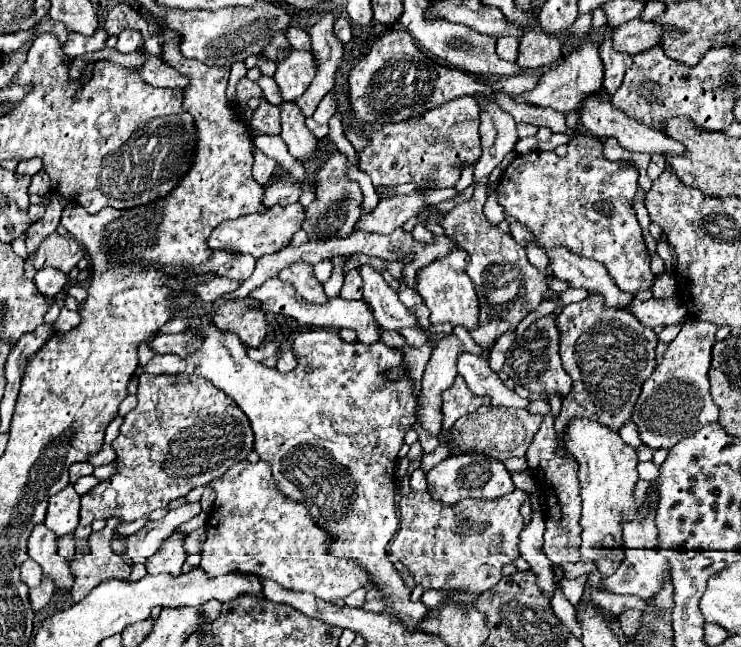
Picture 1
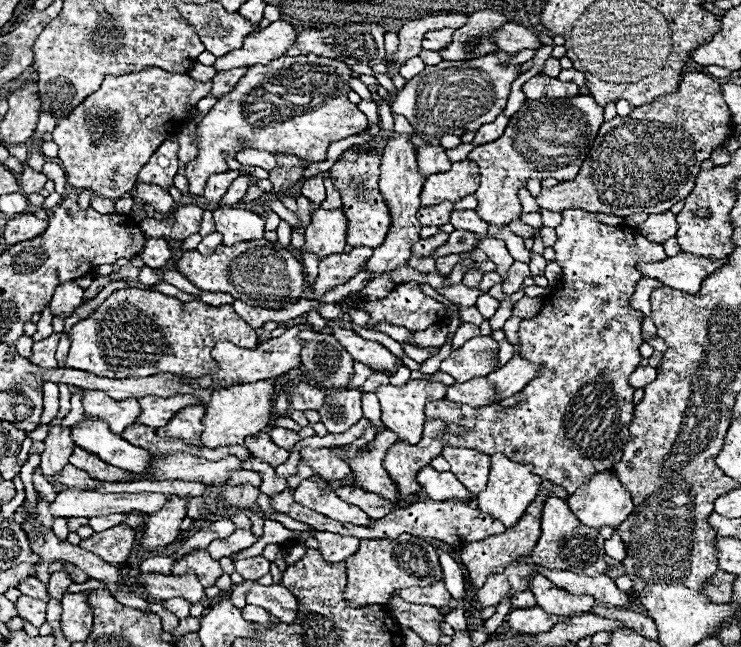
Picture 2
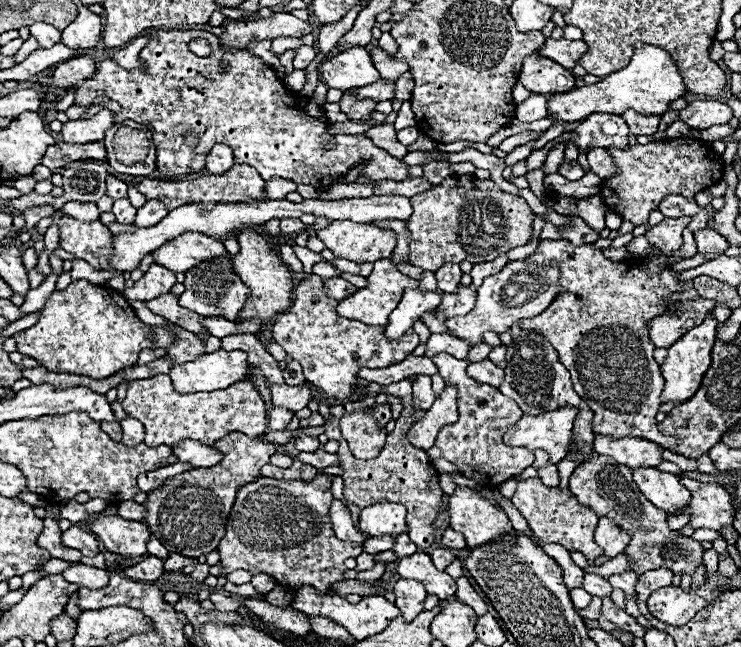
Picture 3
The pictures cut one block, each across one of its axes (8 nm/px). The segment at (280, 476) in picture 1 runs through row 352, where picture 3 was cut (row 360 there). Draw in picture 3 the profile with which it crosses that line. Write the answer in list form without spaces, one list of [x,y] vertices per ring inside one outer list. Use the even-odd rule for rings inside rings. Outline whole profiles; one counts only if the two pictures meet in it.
[[[310,274],[294,288],[292,306],[274,318],[272,336],[294,360],[302,364],[310,384],[318,386],[332,398],[346,400],[362,386],[358,384],[358,372],[362,368],[384,368],[402,362],[414,352],[420,338],[410,328],[402,338],[388,340],[382,326],[366,326],[358,320],[338,316],[338,304],[338,300],[326,294],[322,278]],[[216,350],[198,356],[194,362],[172,364],[168,376],[172,378],[174,388],[182,394],[214,392],[248,380],[250,366],[246,364],[246,352],[242,350]]]

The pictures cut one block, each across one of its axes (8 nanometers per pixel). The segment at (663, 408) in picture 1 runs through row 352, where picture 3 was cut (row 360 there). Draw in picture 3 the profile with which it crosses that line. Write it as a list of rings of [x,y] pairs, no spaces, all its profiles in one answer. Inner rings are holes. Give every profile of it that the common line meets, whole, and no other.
[[[708,316],[700,326],[694,326],[690,332],[686,332],[682,338],[678,338],[670,348],[668,348],[668,356],[666,360],[660,364],[662,376],[666,378],[660,402],[686,402],[690,400],[696,390],[700,388],[702,376],[710,366],[710,352],[712,352],[712,344],[714,344],[714,334],[716,334],[716,326],[718,322],[712,320],[712,316]]]

